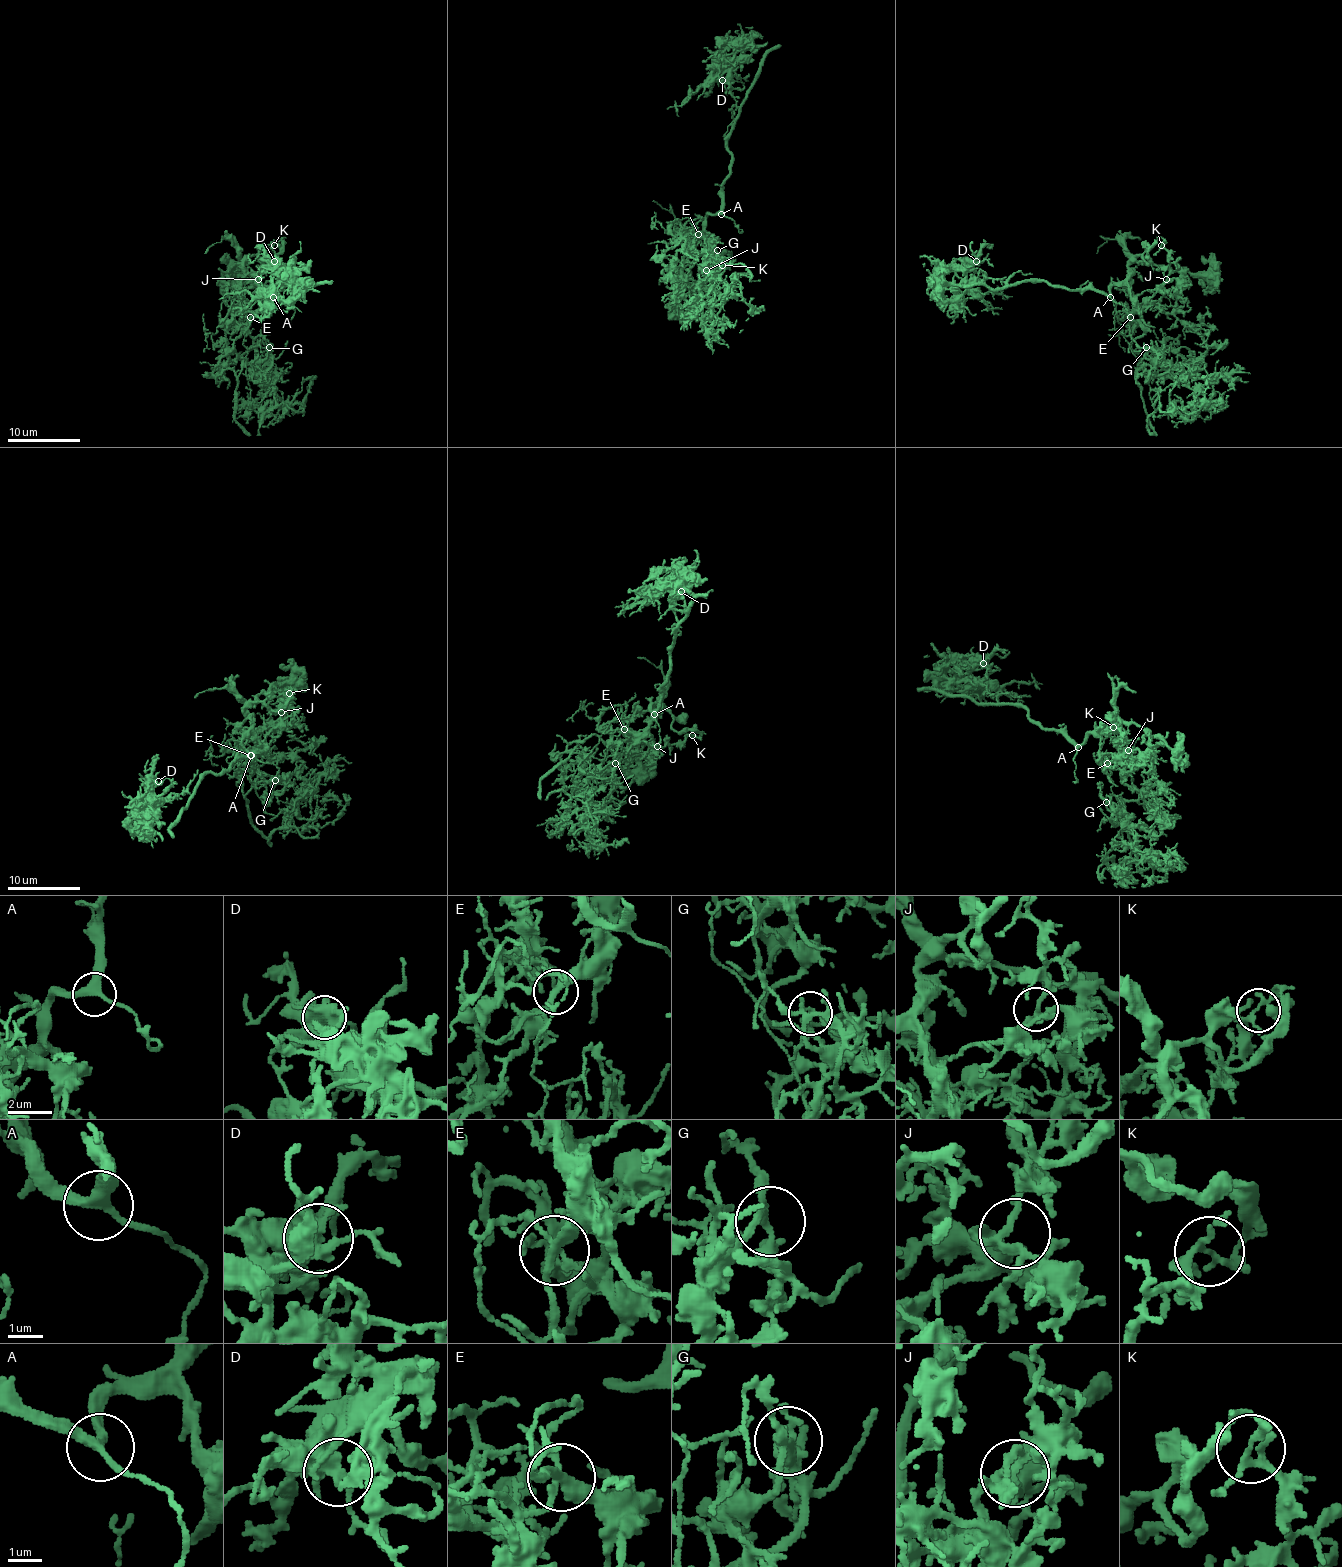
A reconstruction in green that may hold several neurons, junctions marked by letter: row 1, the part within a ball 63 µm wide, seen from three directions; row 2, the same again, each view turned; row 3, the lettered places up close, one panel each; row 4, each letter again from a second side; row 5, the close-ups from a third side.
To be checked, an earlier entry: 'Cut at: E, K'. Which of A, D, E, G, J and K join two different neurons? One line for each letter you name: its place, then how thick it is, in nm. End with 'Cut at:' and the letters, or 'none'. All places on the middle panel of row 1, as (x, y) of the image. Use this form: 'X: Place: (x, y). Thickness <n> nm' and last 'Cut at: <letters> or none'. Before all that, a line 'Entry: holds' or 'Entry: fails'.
Entry: holds
E: Place: (698, 234). Thickness 280 nm
K: Place: (722, 265). Thickness 140 nm
Cut at: E, K

